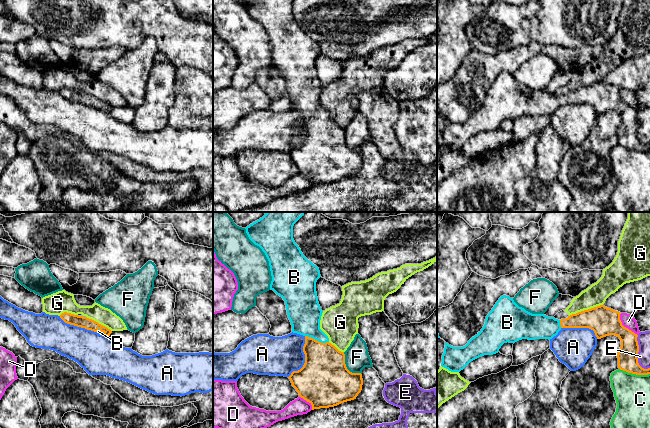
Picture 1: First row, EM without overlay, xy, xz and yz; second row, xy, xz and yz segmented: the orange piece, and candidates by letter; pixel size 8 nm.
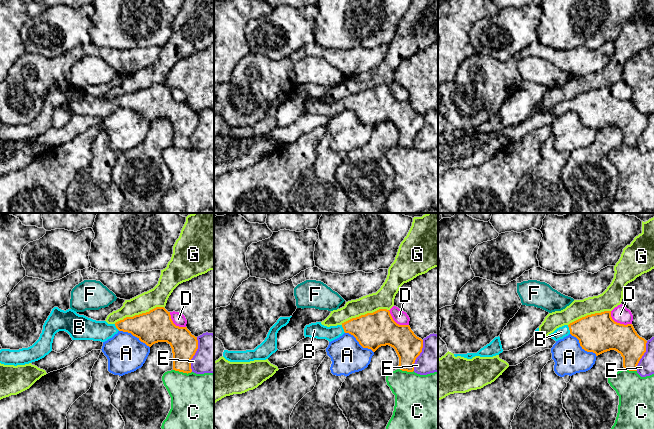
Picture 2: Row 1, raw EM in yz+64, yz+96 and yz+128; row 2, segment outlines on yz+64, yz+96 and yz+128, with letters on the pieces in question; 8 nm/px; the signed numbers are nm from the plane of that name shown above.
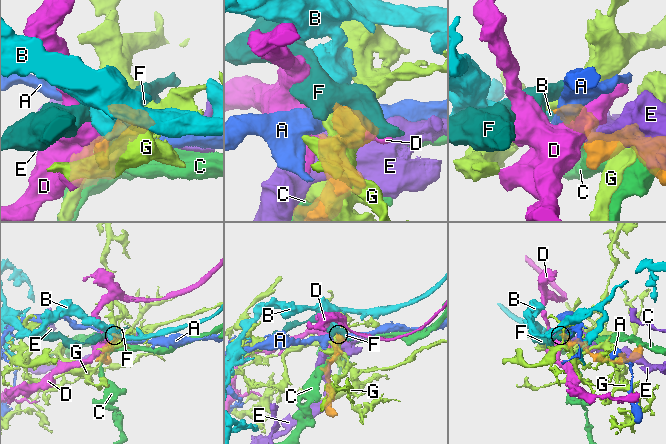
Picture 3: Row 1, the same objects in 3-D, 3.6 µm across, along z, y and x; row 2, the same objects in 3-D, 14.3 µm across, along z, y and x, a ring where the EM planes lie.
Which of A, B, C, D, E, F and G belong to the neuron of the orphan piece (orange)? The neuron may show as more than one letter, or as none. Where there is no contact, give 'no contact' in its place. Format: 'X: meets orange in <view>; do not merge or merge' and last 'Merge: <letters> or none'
A: meets orange in xz; do not merge
B: meets orange in xz; merge
C: meets orange in yz; do not merge
D: meets orange in yz; do not merge
E: meets orange in yz; do not merge
F: meets orange in xz; do not merge
G: meets orange in yz; do not merge
Merge: B

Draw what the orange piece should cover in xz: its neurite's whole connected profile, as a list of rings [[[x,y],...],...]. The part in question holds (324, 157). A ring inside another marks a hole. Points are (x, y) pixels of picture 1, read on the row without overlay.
[[[250,0],[245,5],[249,15],[262,25],[269,37],[272,52],[270,65],[285,77],[287,91],[292,101],[292,108],[305,113],[305,120],[303,122],[305,139],[300,146],[293,147],[288,154],[299,169],[299,172],[312,181],[312,186],[334,183],[356,175],[362,166],[362,150],[352,149],[347,145],[344,128],[339,127],[332,121],[329,118],[328,112],[320,105],[323,87],[319,81],[316,68],[316,58],[321,53],[320,47],[316,41],[303,31],[301,25],[295,19],[293,15],[293,2],[294,0]]]

